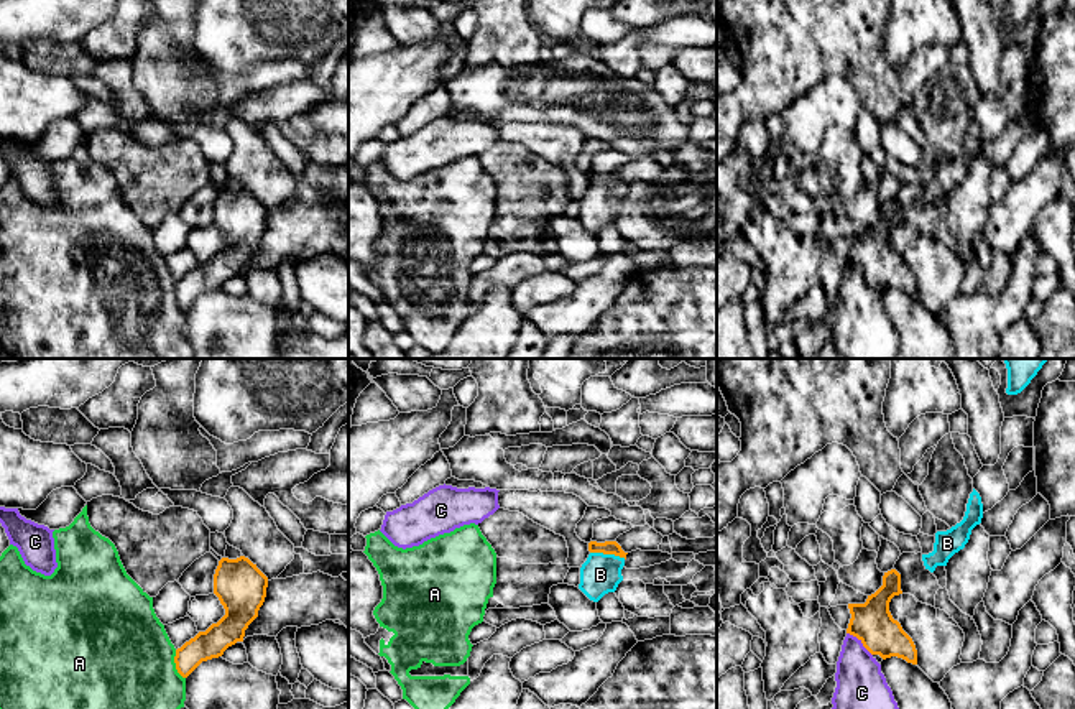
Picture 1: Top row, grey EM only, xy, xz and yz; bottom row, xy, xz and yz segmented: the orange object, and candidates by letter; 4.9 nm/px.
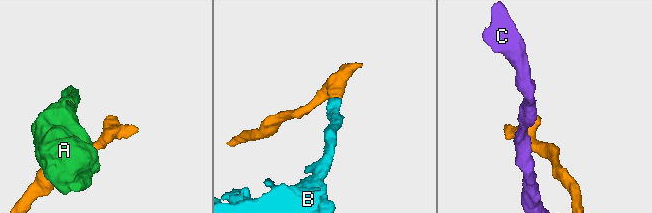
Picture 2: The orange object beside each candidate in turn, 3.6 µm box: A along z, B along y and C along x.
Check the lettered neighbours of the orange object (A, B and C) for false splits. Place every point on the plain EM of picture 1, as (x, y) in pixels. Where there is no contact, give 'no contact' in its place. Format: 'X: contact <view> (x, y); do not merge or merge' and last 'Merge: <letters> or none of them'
A: contact xy (176, 296); do not merge
B: contact xz (609, 185); merge
C: contact yz (862, 273); do not merge
Merge: B

